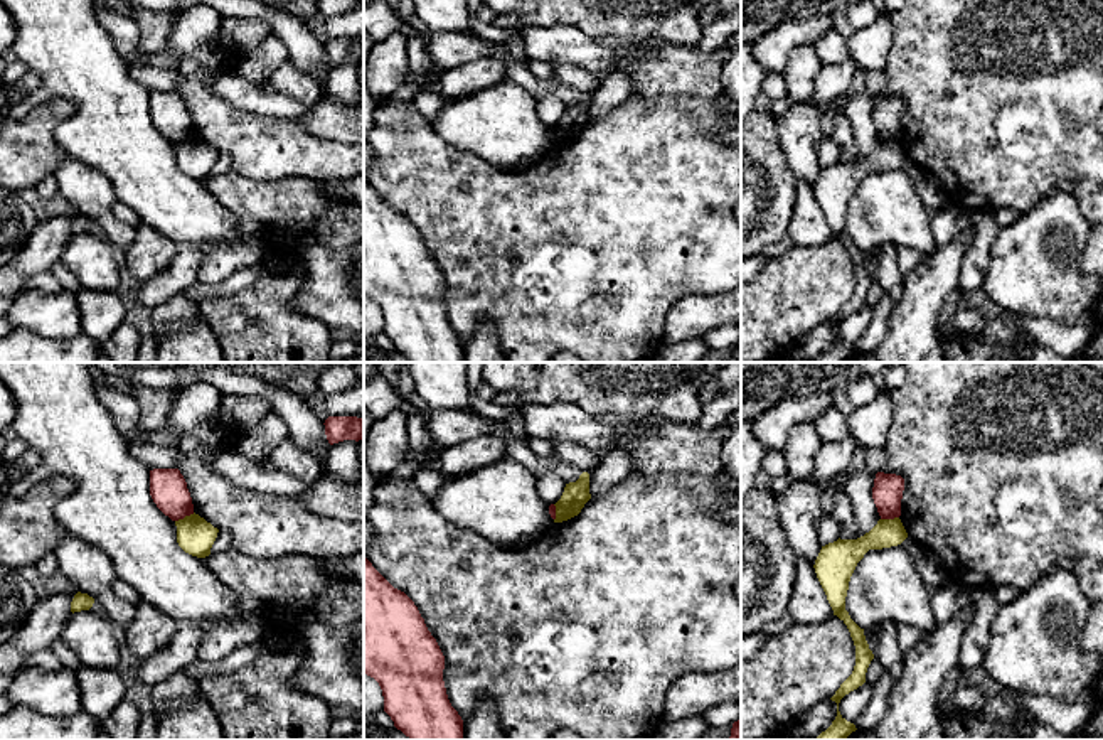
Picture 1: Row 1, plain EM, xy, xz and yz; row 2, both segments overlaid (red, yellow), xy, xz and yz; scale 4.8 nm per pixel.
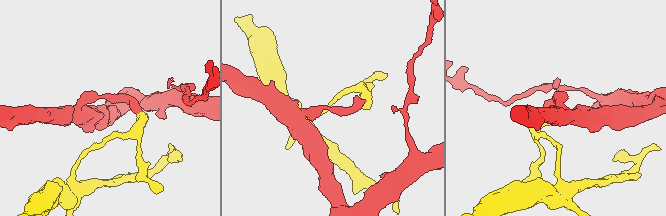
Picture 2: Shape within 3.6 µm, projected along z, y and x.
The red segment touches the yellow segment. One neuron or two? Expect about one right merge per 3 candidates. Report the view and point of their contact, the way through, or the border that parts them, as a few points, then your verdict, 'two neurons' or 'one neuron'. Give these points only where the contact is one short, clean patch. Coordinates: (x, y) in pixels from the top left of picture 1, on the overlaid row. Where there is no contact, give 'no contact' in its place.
xy (184, 516) | along xy (194, 513), (175, 521) | two neurons

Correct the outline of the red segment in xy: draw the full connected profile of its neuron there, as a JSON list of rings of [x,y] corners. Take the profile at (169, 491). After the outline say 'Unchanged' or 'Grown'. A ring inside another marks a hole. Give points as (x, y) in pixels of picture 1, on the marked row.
[[[179,469],[150,470],[150,496],[172,521],[194,514],[190,492]]]. Unchanged

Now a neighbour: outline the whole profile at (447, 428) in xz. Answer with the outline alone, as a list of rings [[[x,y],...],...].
[[[429,410],[429,435],[436,447],[453,447],[488,435],[492,421],[477,413]]]

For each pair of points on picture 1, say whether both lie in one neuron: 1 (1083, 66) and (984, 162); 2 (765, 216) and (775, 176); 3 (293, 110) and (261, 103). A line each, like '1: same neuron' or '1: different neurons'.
1: same neuron
2: same neuron
3: same neuron

